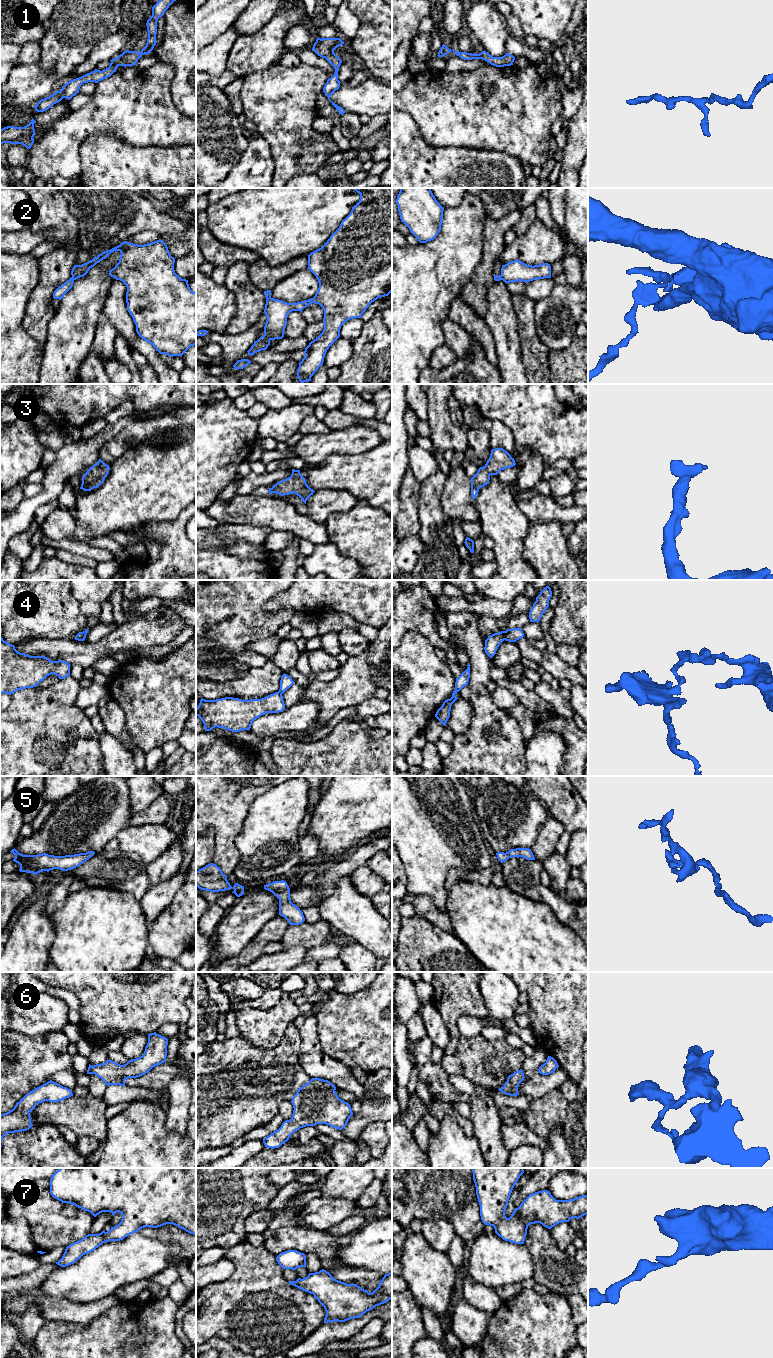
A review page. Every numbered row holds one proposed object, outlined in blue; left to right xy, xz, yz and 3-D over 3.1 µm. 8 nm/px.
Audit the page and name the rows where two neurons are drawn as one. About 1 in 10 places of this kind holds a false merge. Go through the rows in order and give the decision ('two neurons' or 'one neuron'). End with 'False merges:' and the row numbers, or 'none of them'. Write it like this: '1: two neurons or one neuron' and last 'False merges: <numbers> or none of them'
1: one neuron
2: two neurons
3: one neuron
4: two neurons
5: one neuron
6: one neuron
7: one neuron
False merges: 2, 4

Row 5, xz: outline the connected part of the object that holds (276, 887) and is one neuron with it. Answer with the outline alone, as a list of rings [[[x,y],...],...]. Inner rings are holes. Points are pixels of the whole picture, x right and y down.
[[[274,881],[264,885],[264,889],[272,892],[279,899],[279,915],[290,925],[299,925],[305,921],[303,912],[290,899],[290,888],[286,881]]]

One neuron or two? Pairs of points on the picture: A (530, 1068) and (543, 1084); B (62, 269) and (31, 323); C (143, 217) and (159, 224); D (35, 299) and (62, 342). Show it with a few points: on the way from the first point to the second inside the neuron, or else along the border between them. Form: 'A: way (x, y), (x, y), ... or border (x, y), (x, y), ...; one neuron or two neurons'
A: way (531, 1072), (539, 1080); one neuron
B: way (49, 282), (39, 300), (39, 310); one neuron
C: way (147, 219), (155, 220); one neuron
D: border (55, 310), (48, 323), (48, 331), (44, 343); two neurons

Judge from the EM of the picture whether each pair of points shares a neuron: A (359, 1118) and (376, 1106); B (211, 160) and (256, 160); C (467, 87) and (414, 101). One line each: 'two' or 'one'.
A: one
B: two
C: one

